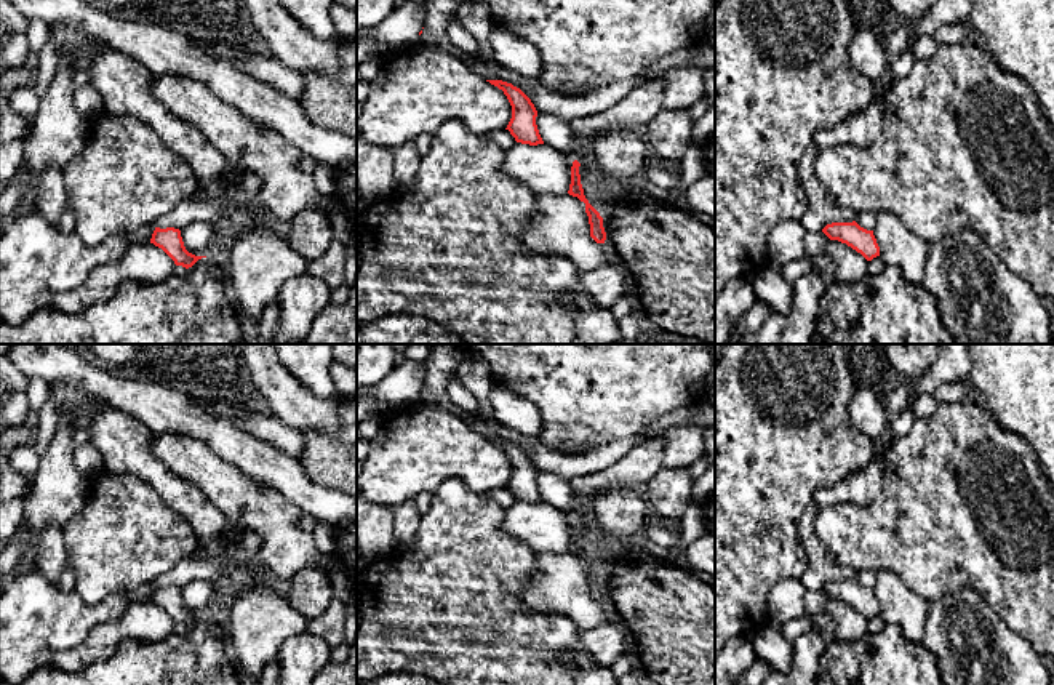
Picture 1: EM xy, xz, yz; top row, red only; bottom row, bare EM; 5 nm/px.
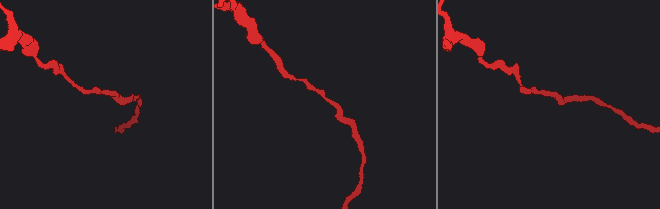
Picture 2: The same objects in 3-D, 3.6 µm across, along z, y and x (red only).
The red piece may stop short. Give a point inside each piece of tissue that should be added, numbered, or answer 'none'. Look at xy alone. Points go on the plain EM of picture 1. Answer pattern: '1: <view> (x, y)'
none

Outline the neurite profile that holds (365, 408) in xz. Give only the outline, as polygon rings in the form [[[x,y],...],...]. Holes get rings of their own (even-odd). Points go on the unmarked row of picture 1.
[[[357,400],[357,424],[361,423],[363,419],[379,416],[384,421],[389,419],[392,415],[401,411],[405,405],[397,405],[397,403],[381,403],[376,400]]]

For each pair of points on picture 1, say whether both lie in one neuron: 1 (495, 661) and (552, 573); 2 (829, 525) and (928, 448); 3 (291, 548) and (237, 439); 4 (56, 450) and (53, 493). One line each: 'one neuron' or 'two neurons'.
1: two neurons
2: one neuron
3: two neurons
4: one neuron

